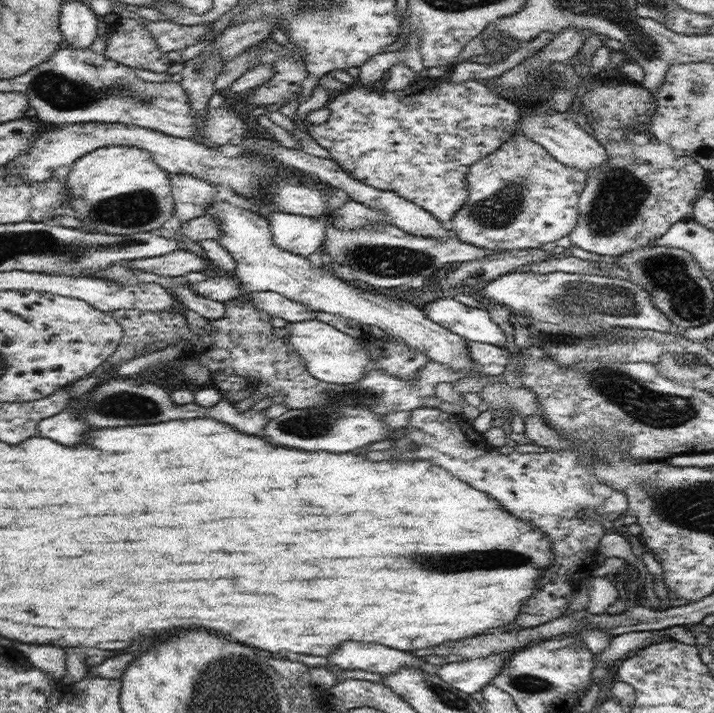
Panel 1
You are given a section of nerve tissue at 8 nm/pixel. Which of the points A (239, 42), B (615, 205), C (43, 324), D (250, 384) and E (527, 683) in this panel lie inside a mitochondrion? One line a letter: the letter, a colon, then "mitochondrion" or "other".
A: other
B: mitochondrion
C: other
D: mitochondrion
E: mitochondrion

